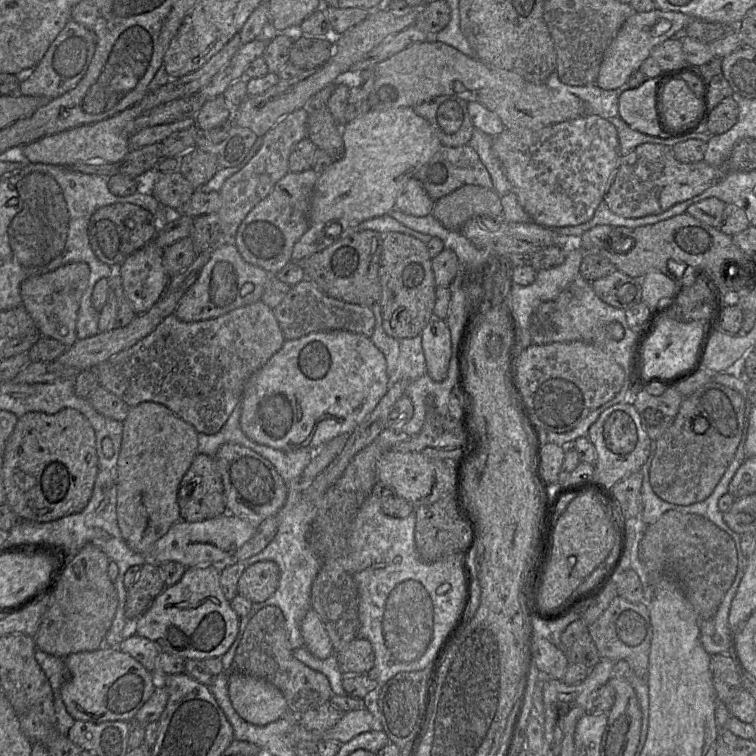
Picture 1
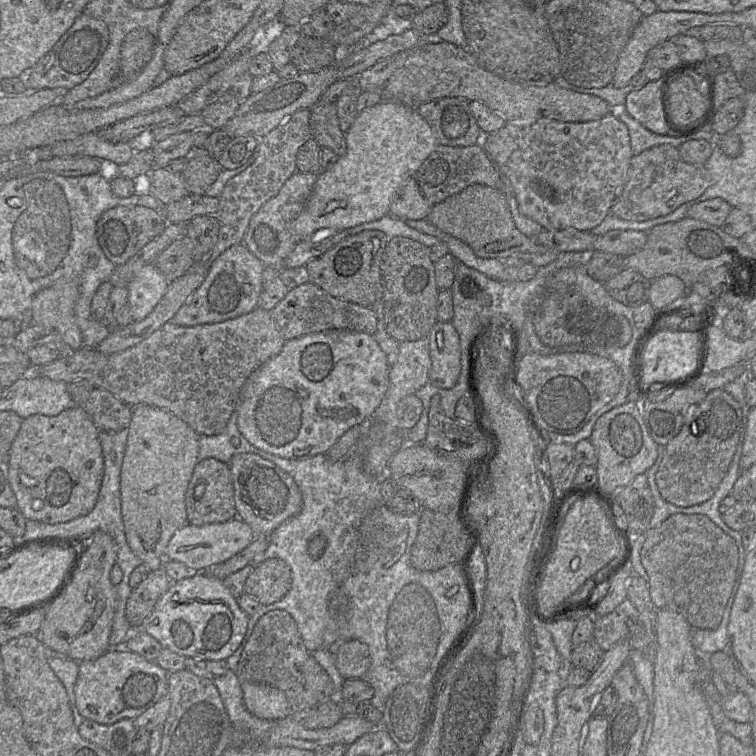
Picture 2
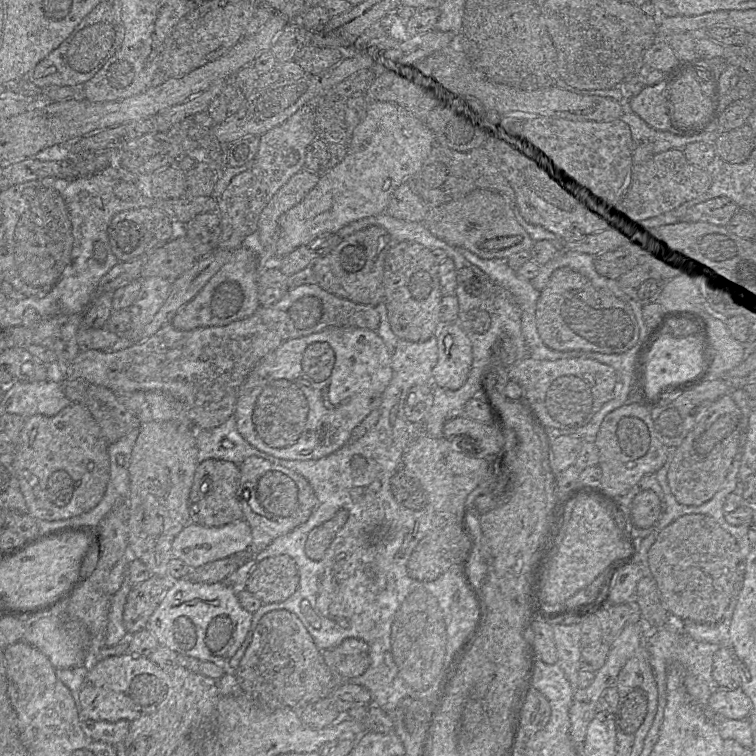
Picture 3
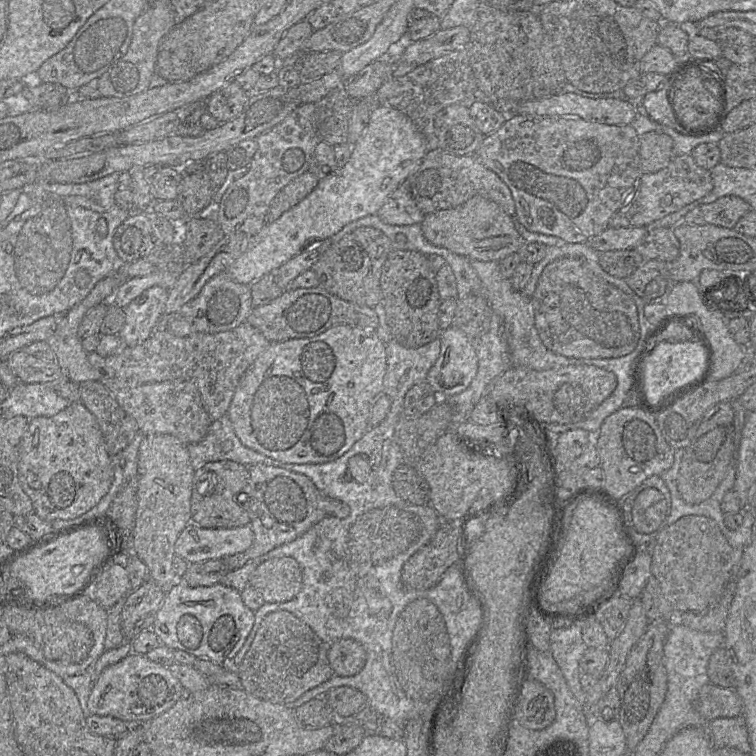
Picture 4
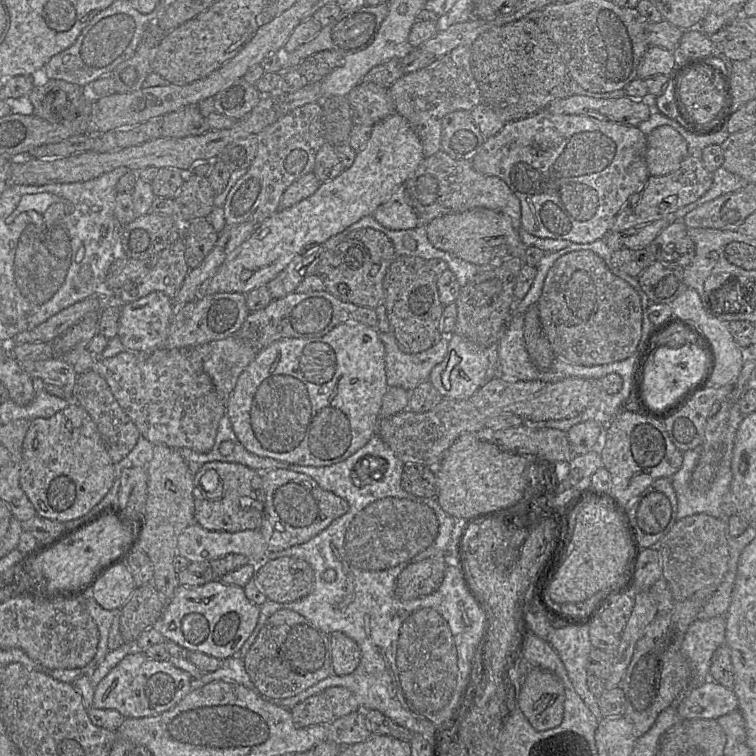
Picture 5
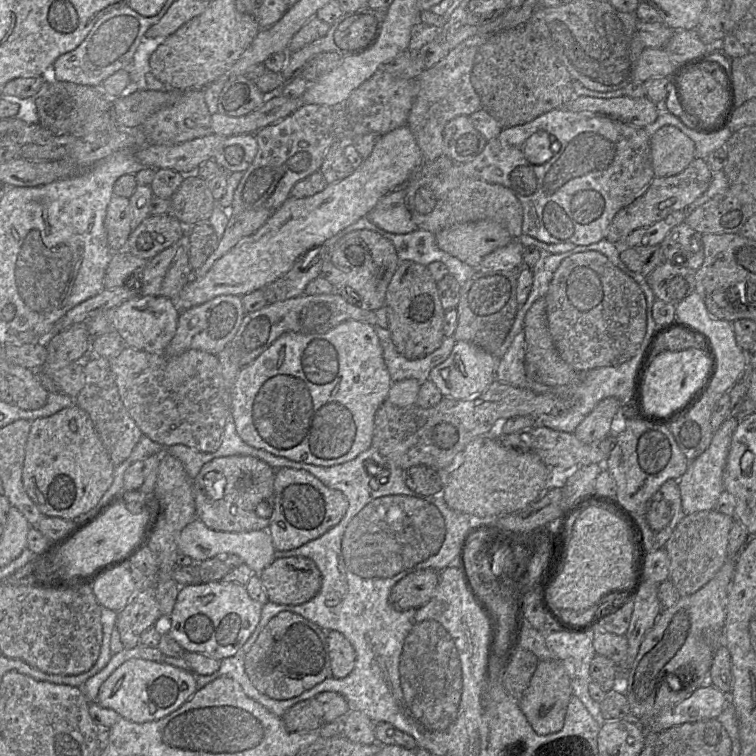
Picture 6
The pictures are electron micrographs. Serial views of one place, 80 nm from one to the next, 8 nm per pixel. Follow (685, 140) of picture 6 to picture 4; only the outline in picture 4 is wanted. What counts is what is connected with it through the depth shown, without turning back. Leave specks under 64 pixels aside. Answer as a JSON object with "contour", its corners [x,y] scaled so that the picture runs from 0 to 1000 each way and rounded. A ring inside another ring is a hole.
{"contour":[[[857,175],[847,180],[849,229],[866,229],[890,210],[890,185],[878,176]]]}

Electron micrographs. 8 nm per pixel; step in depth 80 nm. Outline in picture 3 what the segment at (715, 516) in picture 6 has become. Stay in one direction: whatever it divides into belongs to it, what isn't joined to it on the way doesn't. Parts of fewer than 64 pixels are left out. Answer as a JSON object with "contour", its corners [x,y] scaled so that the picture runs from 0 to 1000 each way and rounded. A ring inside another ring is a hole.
{"contour":[[[931,680],[903,681],[870,704],[857,729],[856,747],[869,771],[874,796],[892,821],[947,825],[956,817],[975,772],[976,728],[972,712]]]}

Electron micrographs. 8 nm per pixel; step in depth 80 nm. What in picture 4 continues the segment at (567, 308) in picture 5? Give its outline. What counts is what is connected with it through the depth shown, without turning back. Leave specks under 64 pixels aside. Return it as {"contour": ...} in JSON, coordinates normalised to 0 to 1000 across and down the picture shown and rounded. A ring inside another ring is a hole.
{"contour":[[[772,341],[737,343],[722,352],[702,397],[714,448],[734,468],[754,475],[819,474],[843,458],[847,431],[841,402],[788,365]]]}

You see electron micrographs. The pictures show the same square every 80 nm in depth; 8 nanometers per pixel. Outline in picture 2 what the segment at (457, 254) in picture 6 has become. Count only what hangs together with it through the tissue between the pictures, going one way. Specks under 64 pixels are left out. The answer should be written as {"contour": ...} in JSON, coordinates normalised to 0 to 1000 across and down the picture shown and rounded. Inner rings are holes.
{"contour":[[[628,243],[571,274],[565,291],[585,307],[619,324],[640,343],[668,344],[681,335],[705,335],[709,321],[681,299],[669,261],[659,251]]]}

